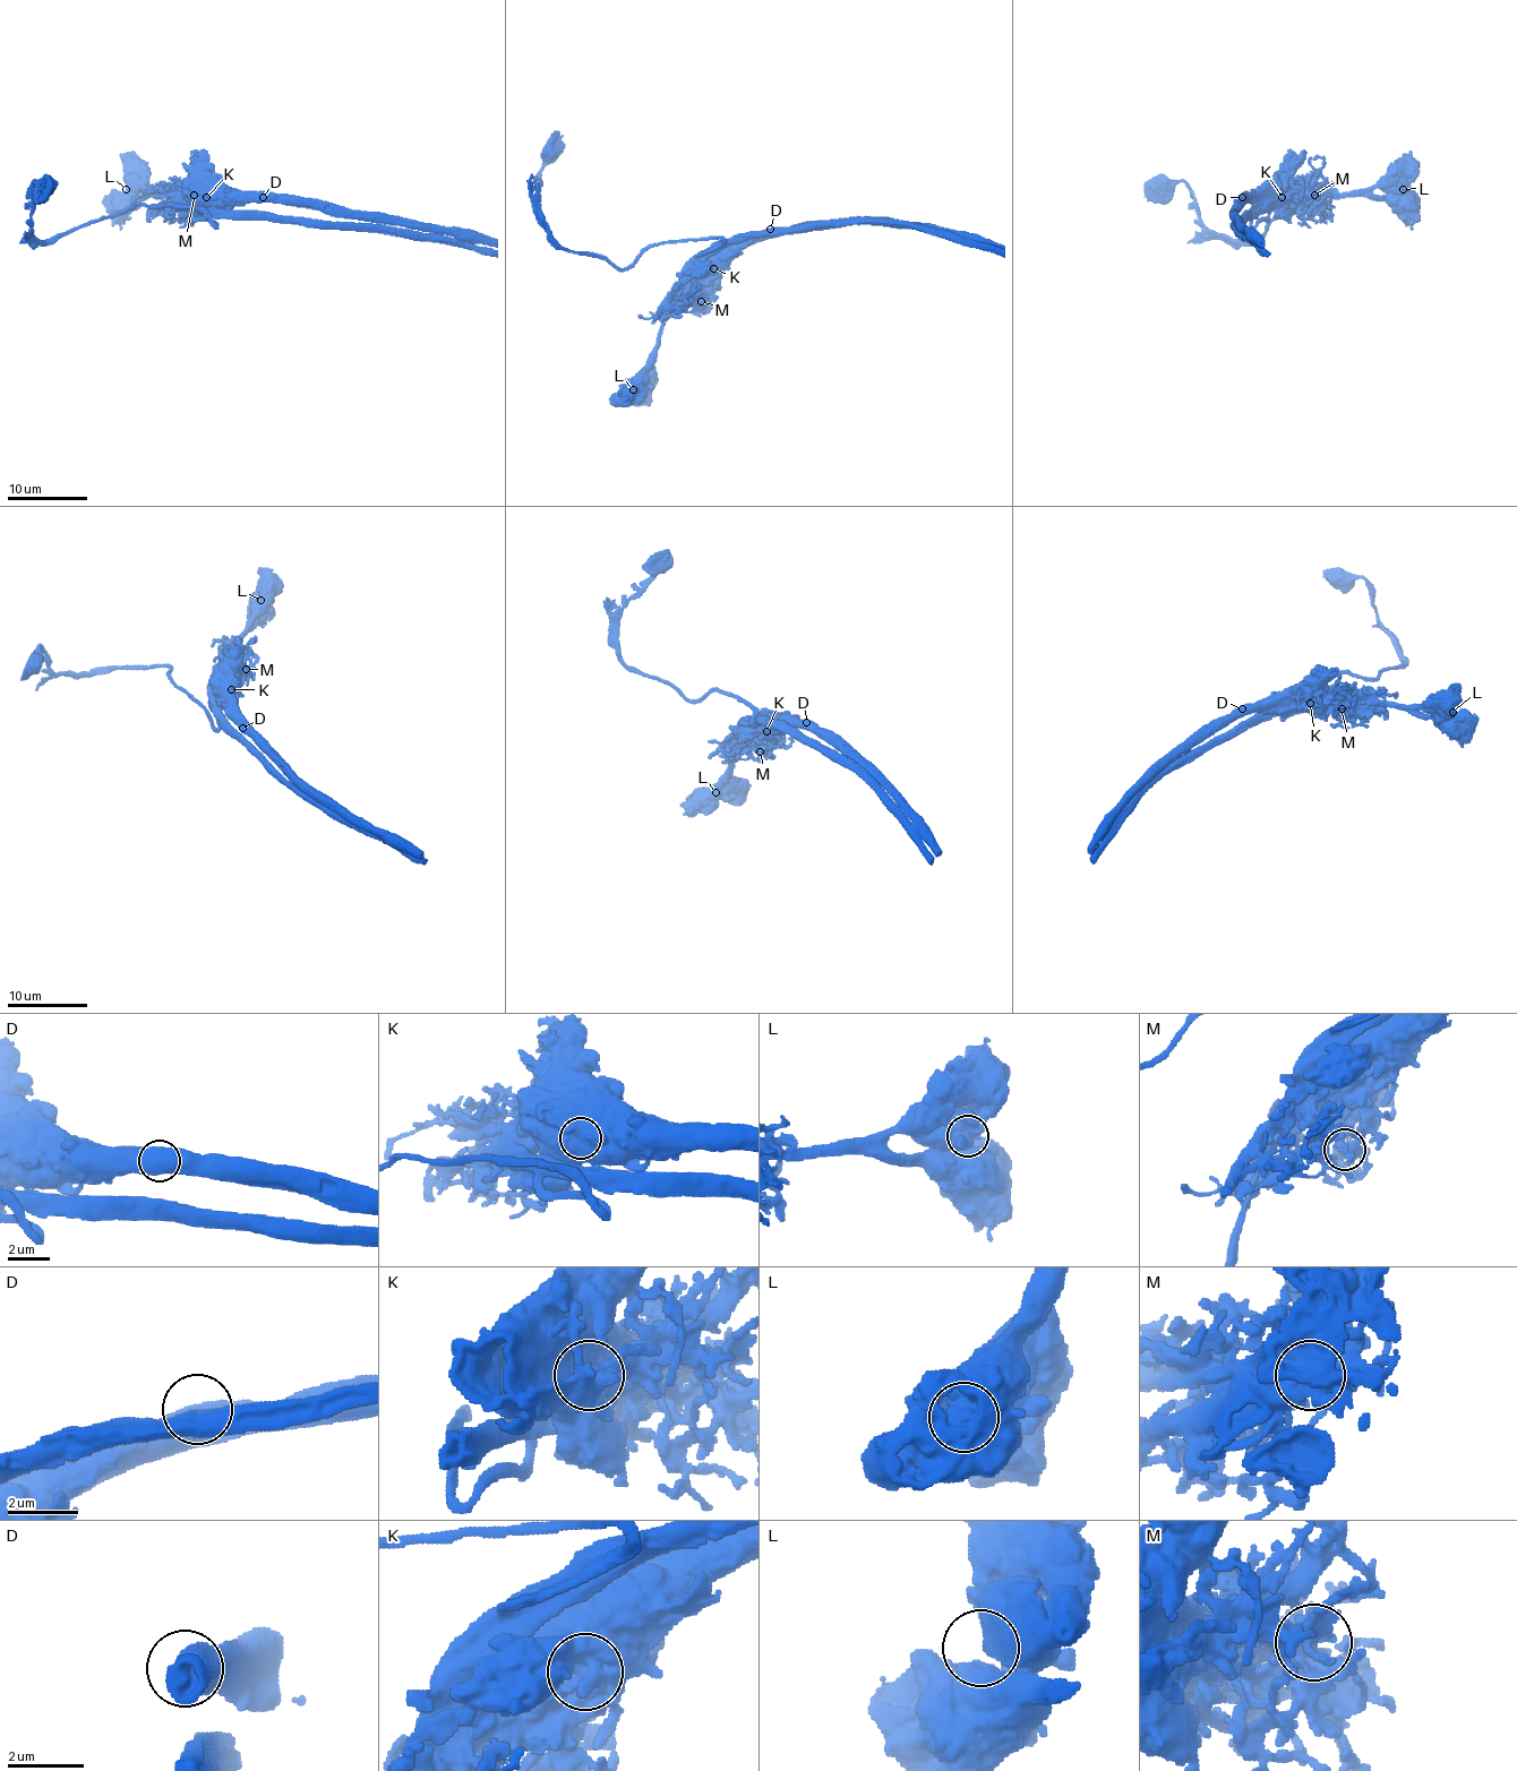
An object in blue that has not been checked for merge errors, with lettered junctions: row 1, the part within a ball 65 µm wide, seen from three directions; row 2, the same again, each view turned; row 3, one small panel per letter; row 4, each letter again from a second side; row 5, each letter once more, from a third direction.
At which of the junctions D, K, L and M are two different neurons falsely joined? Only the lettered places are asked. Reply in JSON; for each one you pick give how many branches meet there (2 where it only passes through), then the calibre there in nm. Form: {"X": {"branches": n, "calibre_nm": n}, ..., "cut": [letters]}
{"K": {"branches": 4, "calibre_nm": 750}, "cut": ["K"]}

